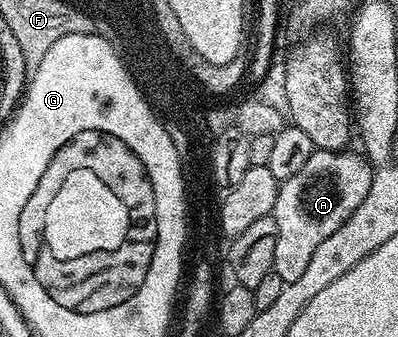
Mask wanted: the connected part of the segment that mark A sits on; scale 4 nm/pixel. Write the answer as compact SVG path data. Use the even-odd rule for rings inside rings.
M318 149L307 159L307 163L295 172L295 175L280 182L275 207L271 214L275 219L275 227L279 227L279 235L275 239L275 263L273 264L273 272L279 275L279 279L284 281L299 279L299 275L303 275L304 269L307 268L315 247L319 247L319 243L323 243L323 239L328 239L334 231L339 231L339 227L343 227L343 223L351 219L355 207L359 207L359 203L367 199L373 169L370 162L360 152L357 152L358 154L349 152Z

